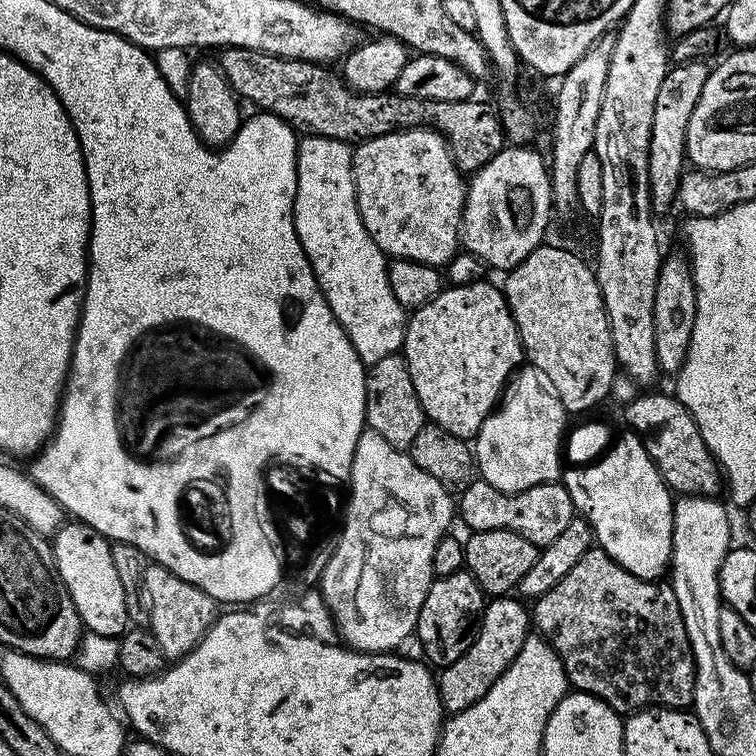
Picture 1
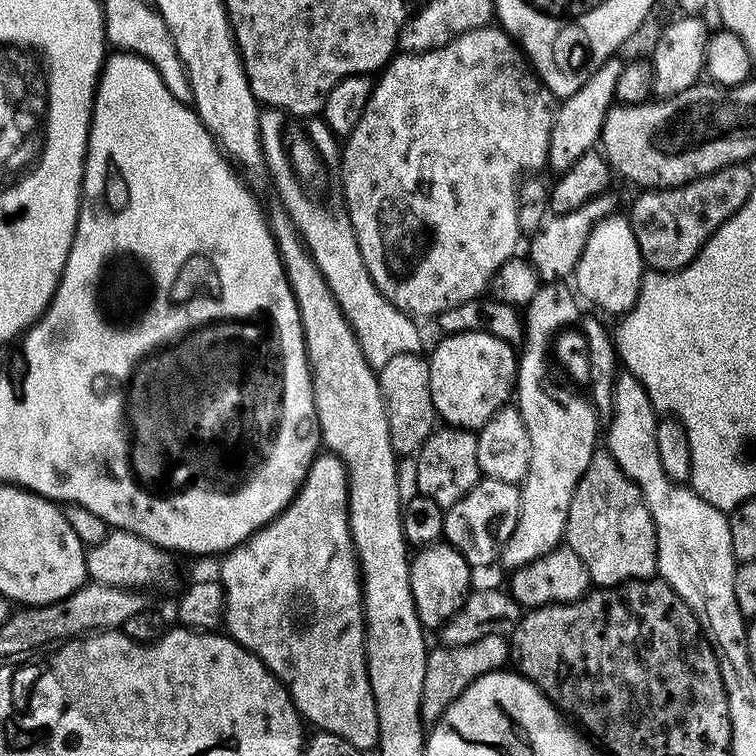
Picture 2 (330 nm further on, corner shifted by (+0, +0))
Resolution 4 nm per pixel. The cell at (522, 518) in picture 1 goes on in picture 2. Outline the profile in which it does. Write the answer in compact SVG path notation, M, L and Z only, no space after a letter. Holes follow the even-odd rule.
M482 478L445 511L443 539L453 544L473 569L480 570L492 563L495 565L504 551L504 543L510 534L514 534L514 526L518 526L519 513L520 490L517 485Z

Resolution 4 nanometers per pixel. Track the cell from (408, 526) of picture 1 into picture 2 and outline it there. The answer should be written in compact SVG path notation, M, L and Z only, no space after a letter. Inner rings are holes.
M331 454L317 455L312 465L308 468L308 476L300 485L300 490L292 503L275 516L263 528L260 528L249 536L243 544L232 549L223 557L220 564L218 579L221 588L224 589L224 619L223 627L227 635L237 640L243 648L252 649L261 662L279 678L280 683L287 688L292 701L296 703L296 709L301 717L309 725L315 726L321 732L338 734L338 738L346 738L354 746L362 750L375 749L380 743L378 738L378 710L374 706L374 694L370 690L370 678L368 677L368 663L364 657L364 605L362 603L362 581L360 569L356 559L356 549L352 546L352 535L348 529L348 472L344 469L344 463L339 456Z

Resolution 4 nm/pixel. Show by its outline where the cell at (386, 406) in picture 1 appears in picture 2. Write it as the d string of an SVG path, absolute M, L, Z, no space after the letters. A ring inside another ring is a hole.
M415 352L398 354L396 357L390 358L390 362L386 362L386 366L382 366L378 370L378 379L380 393L384 399L392 450L401 457L408 455L411 457L420 451L420 447L438 424L438 417L434 410L434 398L430 398L428 361L423 355Z

